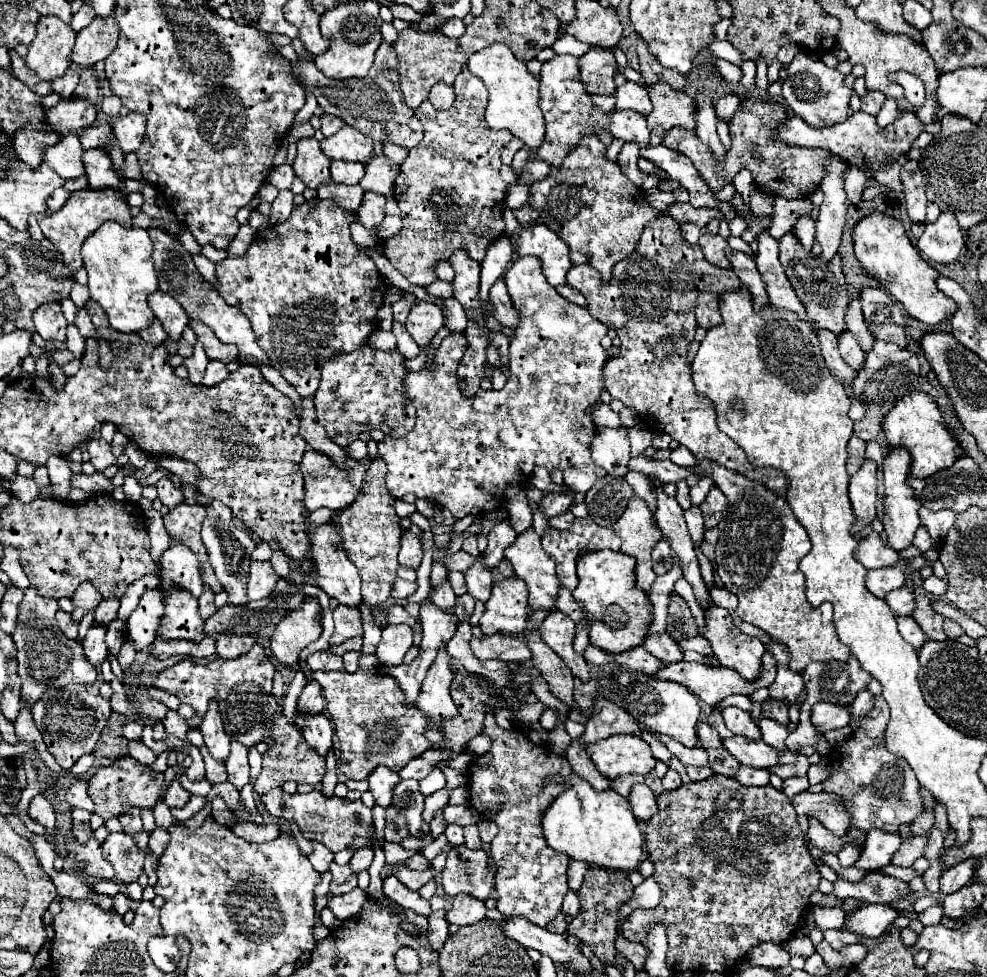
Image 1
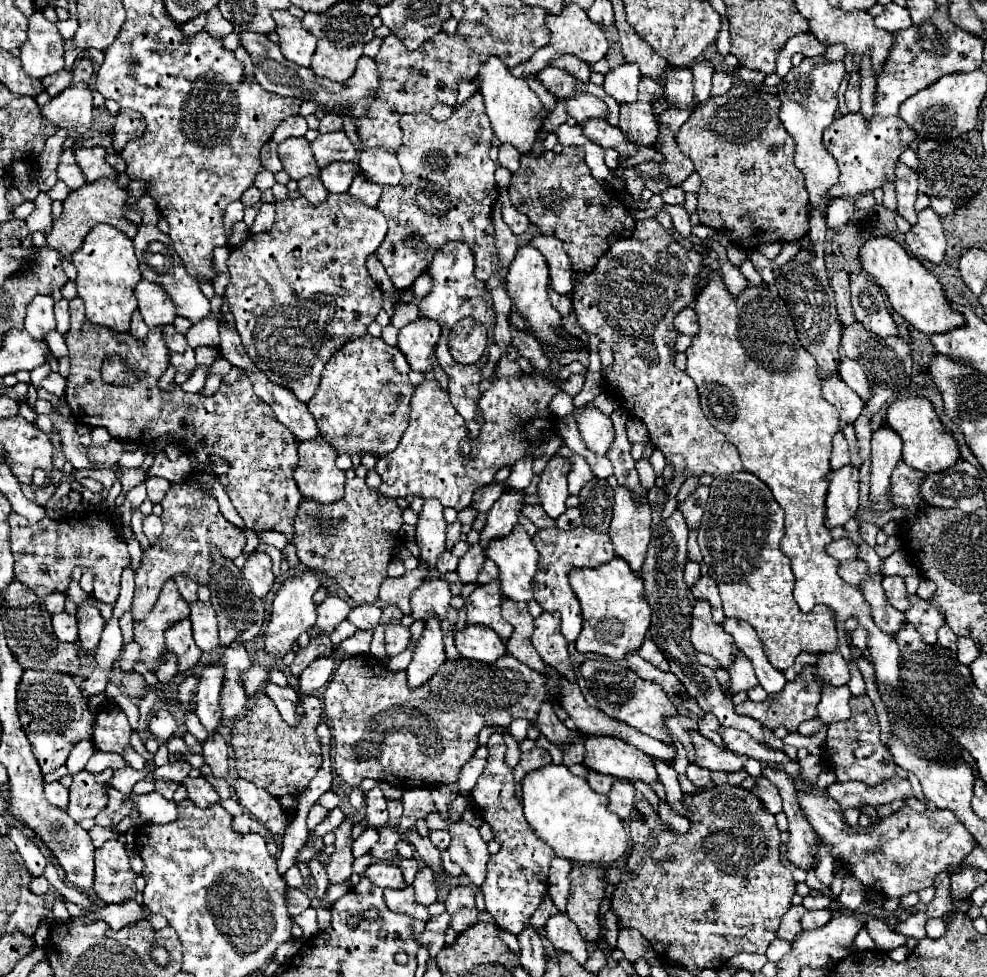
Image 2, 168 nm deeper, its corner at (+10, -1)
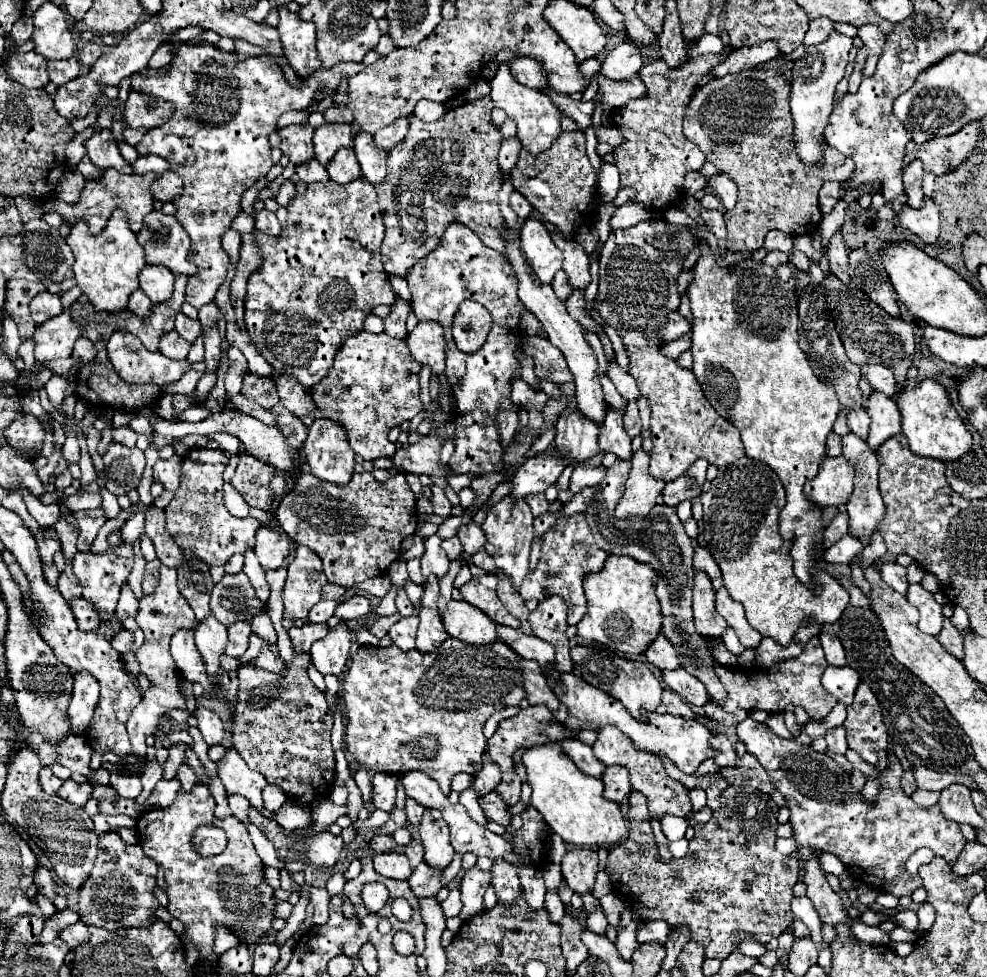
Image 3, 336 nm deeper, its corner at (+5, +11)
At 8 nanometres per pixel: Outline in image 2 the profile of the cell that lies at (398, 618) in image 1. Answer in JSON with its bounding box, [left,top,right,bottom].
[347,604,383,630]

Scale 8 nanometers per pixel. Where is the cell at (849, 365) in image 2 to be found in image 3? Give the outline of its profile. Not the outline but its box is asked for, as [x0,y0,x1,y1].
[860,364,896,396]

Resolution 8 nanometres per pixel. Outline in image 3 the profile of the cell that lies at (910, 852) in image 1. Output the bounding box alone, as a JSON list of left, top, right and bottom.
[736,718,966,896]

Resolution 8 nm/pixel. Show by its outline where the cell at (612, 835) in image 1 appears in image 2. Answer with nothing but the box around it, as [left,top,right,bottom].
[523,766,627,864]

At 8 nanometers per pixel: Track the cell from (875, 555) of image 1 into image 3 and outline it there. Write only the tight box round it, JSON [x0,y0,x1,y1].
[824,512,848,548]

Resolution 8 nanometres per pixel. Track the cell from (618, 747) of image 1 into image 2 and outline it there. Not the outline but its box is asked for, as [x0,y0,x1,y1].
[583,736,659,782]

